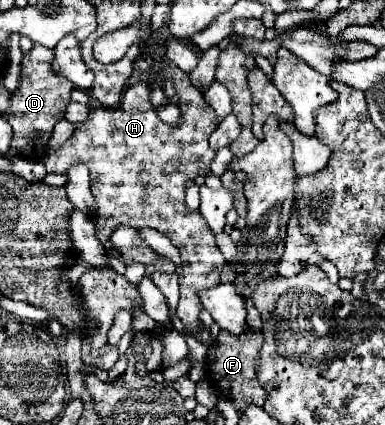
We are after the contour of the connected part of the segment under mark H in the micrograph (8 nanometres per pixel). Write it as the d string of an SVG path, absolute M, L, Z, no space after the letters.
M141 21L135 25L105 34L93 45L93 55L99 63L119 61L125 51L135 43L152 49L153 57L165 71L165 79L173 79L177 85L177 109L181 111L179 125L167 125L159 119L157 107L151 103L153 83L135 83L125 87L117 107L91 109L87 121L77 123L73 135L45 157L47 173L63 174L73 163L83 161L91 171L91 185L95 189L97 211L95 229L99 239L109 239L117 225L151 227L171 239L181 249L181 273L179 273L180 298L176 315L185 325L185 333L195 337L203 345L211 345L211 333L199 320L203 306L197 297L199 291L219 285L219 273L225 263L223 253L215 245L215 235L203 221L201 213L189 211L185 205L185 181L205 175L217 151L209 145L209 135L217 127L215 111L205 103L203 93L189 81L189 75L175 67L161 49L141 40Z

